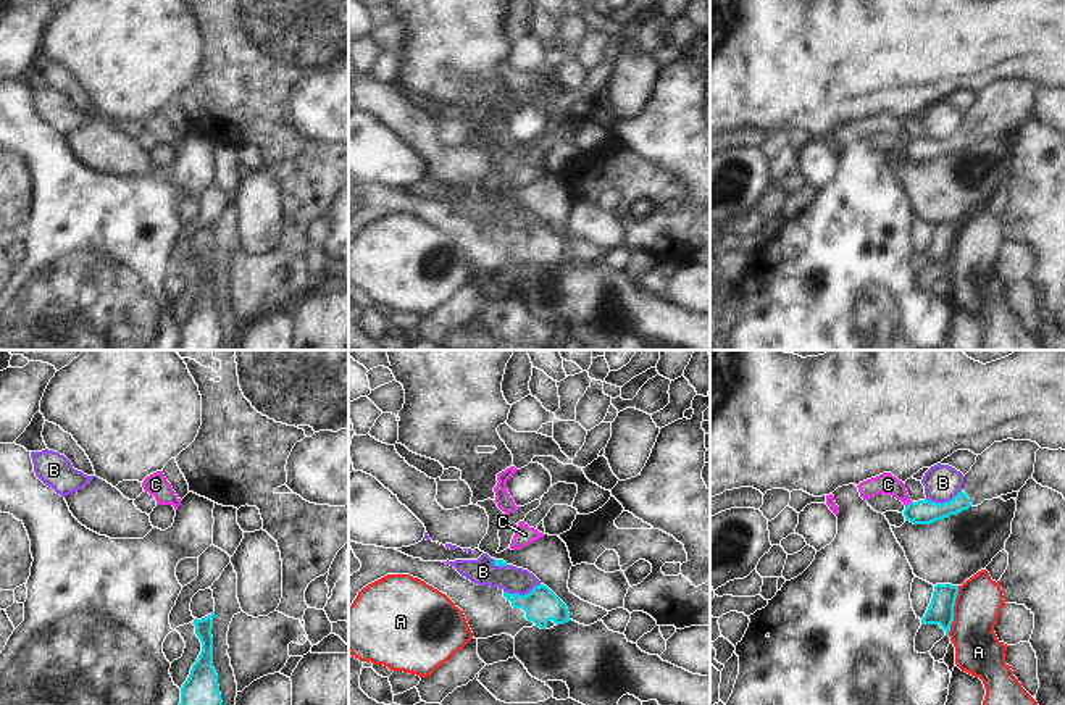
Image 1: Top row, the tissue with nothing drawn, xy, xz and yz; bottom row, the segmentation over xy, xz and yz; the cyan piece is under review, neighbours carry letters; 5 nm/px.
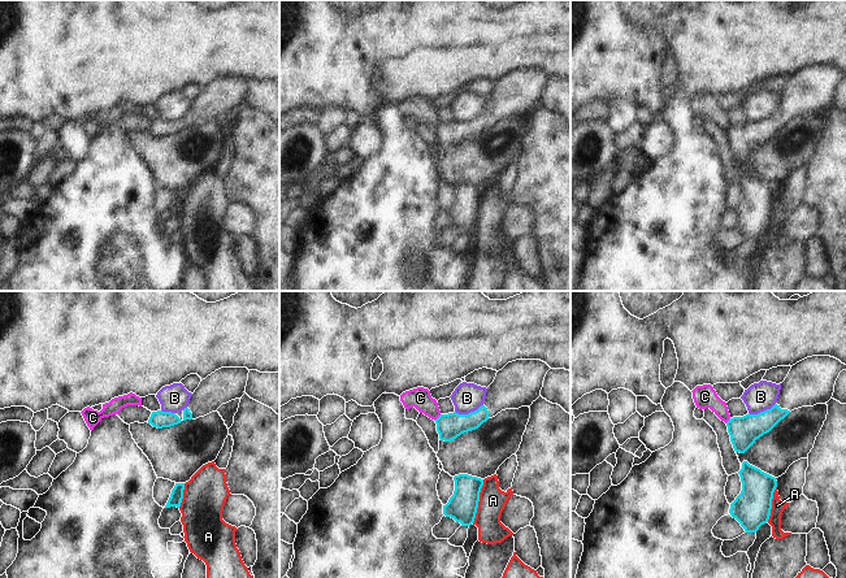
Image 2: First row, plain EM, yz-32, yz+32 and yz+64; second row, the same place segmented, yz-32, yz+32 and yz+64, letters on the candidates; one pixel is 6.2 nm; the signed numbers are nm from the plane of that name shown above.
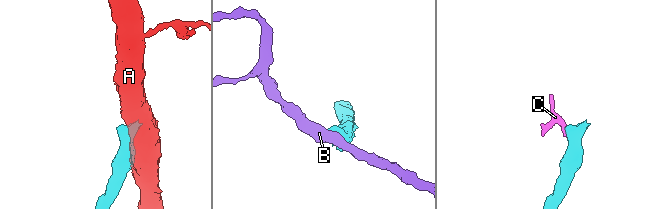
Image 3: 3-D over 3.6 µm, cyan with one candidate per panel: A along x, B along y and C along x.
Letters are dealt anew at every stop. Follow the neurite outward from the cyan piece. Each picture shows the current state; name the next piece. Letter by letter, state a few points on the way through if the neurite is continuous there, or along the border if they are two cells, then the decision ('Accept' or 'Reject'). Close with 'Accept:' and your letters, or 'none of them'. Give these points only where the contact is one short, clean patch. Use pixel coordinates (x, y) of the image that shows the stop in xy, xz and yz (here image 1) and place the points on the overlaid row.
A: Boundary: yz (959, 586), (954, 620), (948, 634). Reject
B: Boundary: xz (539, 583), (525, 594), (504, 592). Reject
C: Boundary: yz (912, 502), (906, 507). Reject
Accept: none of them

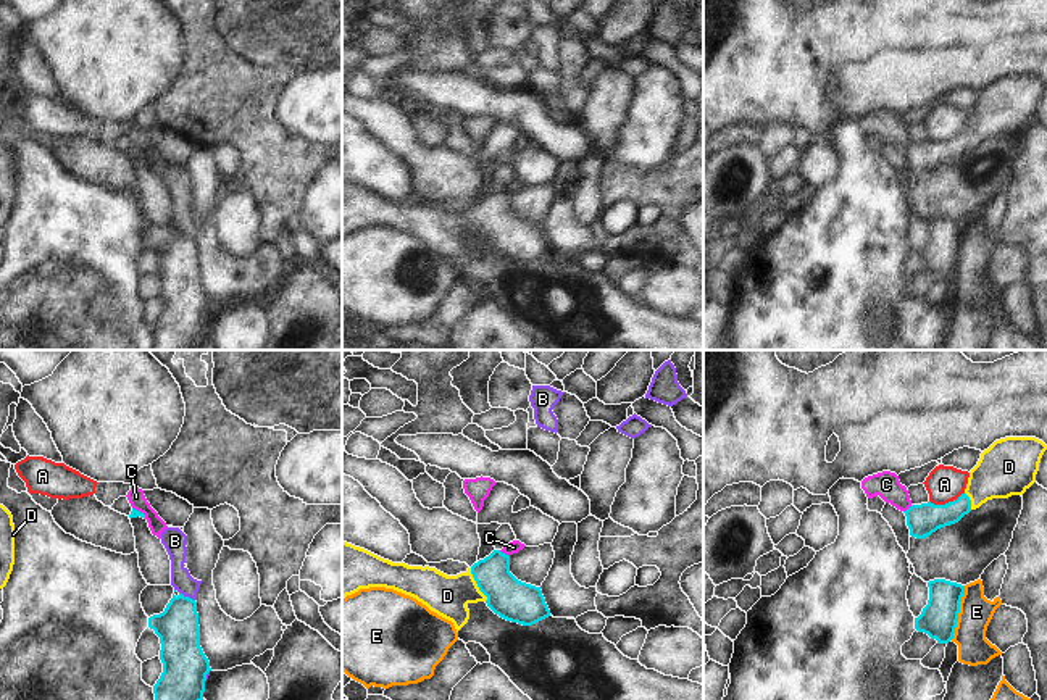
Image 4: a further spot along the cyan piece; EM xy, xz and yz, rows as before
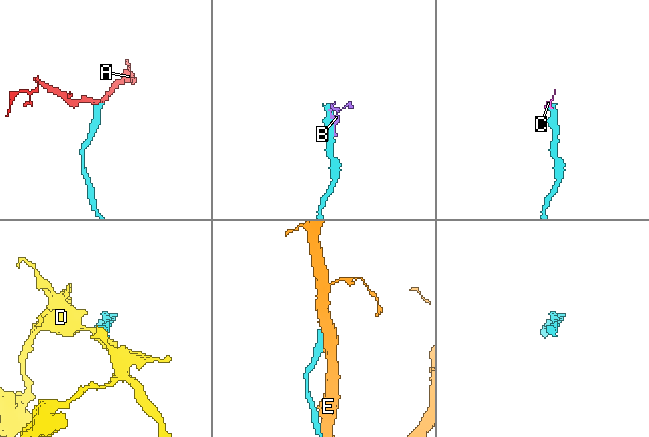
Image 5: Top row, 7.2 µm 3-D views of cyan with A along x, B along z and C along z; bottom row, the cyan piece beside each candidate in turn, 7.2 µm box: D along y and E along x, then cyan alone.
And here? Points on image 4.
A: Boundary: yz (963, 492), (944, 504), (930, 502). Reject
B: Reject
C: Boundary: xz (499, 550), (508, 557). Reject
D: Path across: xz (513, 600), (492, 583), (476, 583), (447, 595). Accept
E: Boundary: yz (965, 586), (955, 633), (951, 639). Reject
Accept: D

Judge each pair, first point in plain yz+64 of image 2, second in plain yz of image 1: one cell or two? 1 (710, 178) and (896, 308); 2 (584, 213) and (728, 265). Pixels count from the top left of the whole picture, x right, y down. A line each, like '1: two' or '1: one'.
1: one
2: one

